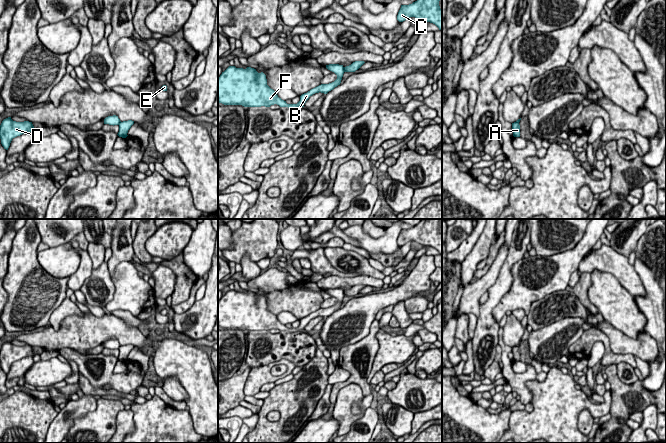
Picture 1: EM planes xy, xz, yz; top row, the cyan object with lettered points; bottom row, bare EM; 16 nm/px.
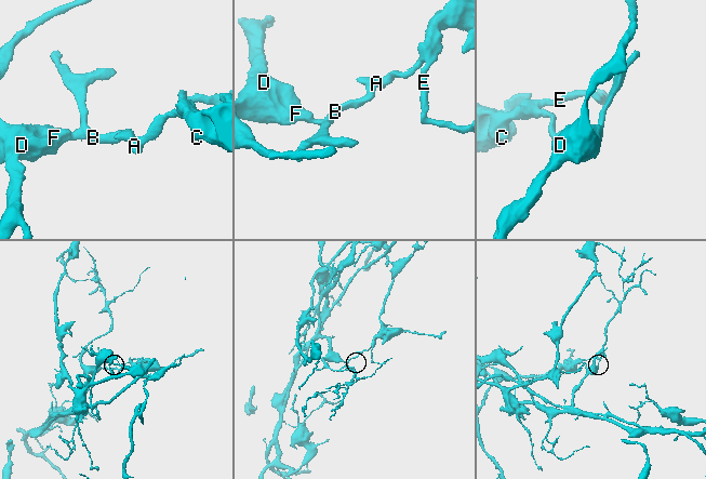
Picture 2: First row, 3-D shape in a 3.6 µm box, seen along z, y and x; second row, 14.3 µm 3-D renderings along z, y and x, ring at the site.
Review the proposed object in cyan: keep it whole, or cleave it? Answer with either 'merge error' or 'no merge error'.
merge error

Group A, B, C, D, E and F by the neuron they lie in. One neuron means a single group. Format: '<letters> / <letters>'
A C E / B D F

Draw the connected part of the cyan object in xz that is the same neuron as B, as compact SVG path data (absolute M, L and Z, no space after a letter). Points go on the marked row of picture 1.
M329 64L326 68L337 75L337 79L329 84L321 84L300 96L297 104L287 104L278 97L277 92L267 85L266 75L256 69L229 66L218 78L218 103L224 105L242 105L244 107L270 107L277 104L280 107L298 108L315 93L327 94L340 85L344 67L339 64Z

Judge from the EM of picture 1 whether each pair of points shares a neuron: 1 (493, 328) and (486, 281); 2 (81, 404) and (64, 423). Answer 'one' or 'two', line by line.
1: two
2: one

